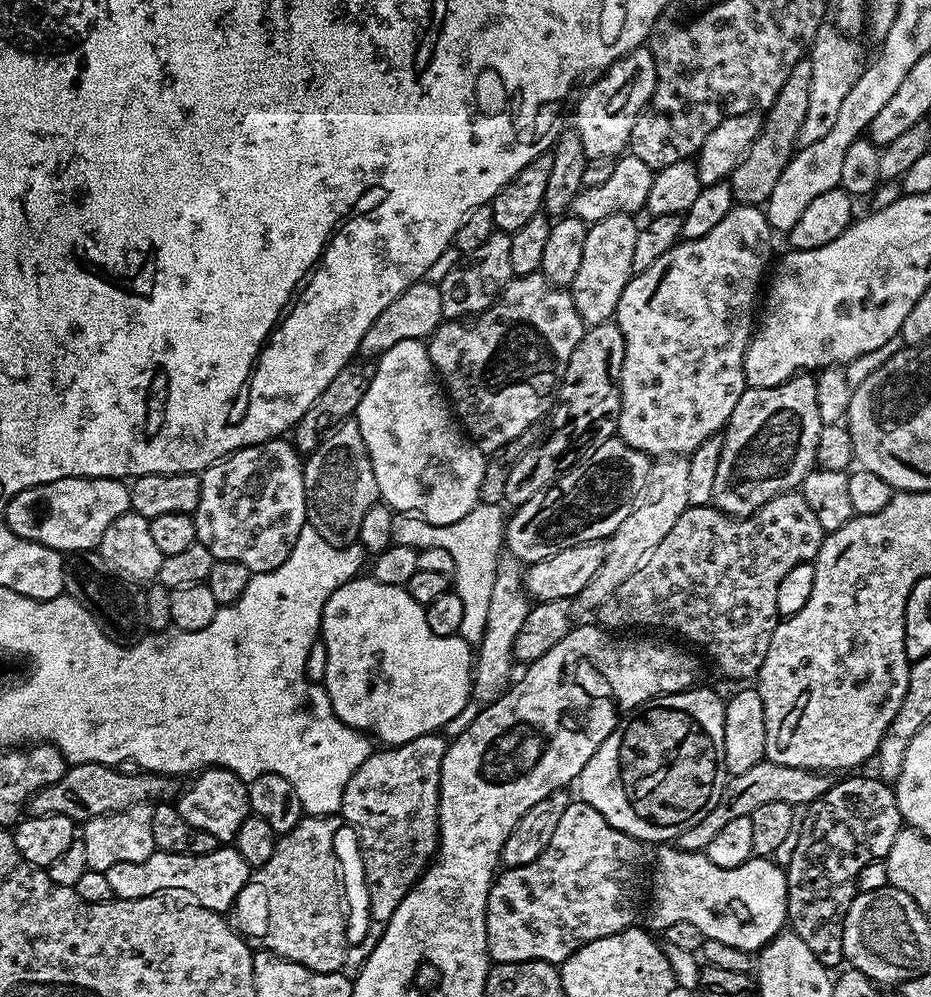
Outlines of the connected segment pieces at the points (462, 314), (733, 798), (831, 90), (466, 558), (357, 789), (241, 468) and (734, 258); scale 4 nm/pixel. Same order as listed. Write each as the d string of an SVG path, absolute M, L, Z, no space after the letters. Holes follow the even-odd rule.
M499 230L492 232L478 250L467 253L459 264L442 278L439 284L442 294L442 314L444 320L462 320L480 315L500 296L500 291L512 281L513 271L510 266L511 235Z
M765 758L758 766L750 766L750 770L725 779L722 798L718 798L718 806L714 806L714 810L710 810L710 814L706 814L706 818L702 818L698 826L682 833L678 838L678 846L687 852L704 852L708 843L713 840L714 834L718 834L718 830L722 830L726 822L731 822L734 818L751 816L754 810L758 810L758 806L766 802L786 802L793 806L813 804L822 794L826 794L826 790L831 788L833 783L833 777L823 772L782 766Z
M825 20L820 23L815 36L812 39L808 51L808 59L811 62L811 86L809 105L806 108L805 121L799 130L797 145L804 147L816 142L819 138L824 138L834 126L835 119L838 118L839 107L846 98L846 94L852 89L852 81L856 70L852 64L863 65L865 63L865 46L856 41L855 37L842 34L839 27L833 21ZM838 38L838 42L836 42ZM834 64L834 66L832 66Z
M477 504L466 518L458 518L458 522L450 522L450 526L434 526L421 516L410 512L398 512L392 517L392 543L410 546L417 550L422 548L437 548L447 550L450 558L454 558L454 591L462 598L462 626L459 635L470 646L478 646L482 642L482 634L486 634L486 618L490 614L490 597L494 590L494 578L500 565L502 549L505 547L504 530L506 527L505 509L498 504Z
M440 732L422 734L422 738L414 738L405 744L384 746L373 751L372 755L354 770L354 778L346 782L346 790L342 794L342 806L339 815L343 823L356 831L356 840L360 843L360 864L364 867L364 888L368 891L368 929L360 941L353 943L346 954L346 962L342 969L347 980L353 981L362 970L366 958L378 946L390 918L394 918L394 910L398 910L398 902L406 898L406 894L415 886L425 868L432 863L436 849L440 843L440 775L442 774L442 758L446 758L449 746Z
M284 438L251 444L249 448L240 448L217 464L211 464L199 473L199 478L200 497L194 513L196 538L210 550L214 559L242 562L242 566L255 574L274 570L290 558L290 550L294 550L294 542L298 542L298 534L308 522L304 465L295 444Z
M733 206L730 214L710 230L710 234L702 234L697 240L681 239L654 266L635 273L628 281L626 290L622 290L622 298L618 298L618 306L614 317L615 324L622 330L624 339L624 357L622 358L622 370L620 371L620 413L616 430L618 439L634 446L634 450L644 452L650 458L667 458L670 456L684 456L691 454L695 448L702 446L706 438L723 433L728 419L734 411L734 406L742 397L746 385L744 382L744 355L748 349L748 343L752 341L754 331L754 313L758 308L760 292L760 279L769 271L768 255L772 252L772 235L774 229L768 223L767 215L756 206Z

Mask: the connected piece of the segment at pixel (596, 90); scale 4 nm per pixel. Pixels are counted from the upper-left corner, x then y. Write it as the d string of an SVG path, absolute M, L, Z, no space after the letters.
M648 46L633 48L615 60L608 71L583 89L576 108L575 135L582 142L582 150L589 160L619 157L628 148L628 139L634 130L634 122L648 106L656 85L656 67L652 49Z

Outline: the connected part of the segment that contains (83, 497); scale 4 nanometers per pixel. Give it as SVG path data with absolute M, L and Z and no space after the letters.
M71 476L58 482L39 484L22 490L3 509L2 520L30 542L50 546L65 554L75 554L95 549L106 526L130 509L129 485L124 480Z

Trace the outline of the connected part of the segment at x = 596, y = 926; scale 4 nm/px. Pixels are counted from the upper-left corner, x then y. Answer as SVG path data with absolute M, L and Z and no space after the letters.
M573 799L550 838L550 846L534 862L517 868L505 867L493 879L486 906L489 957L498 964L541 960L559 966L582 946L633 927L636 915L642 912L640 891L646 888L644 848L641 841L610 826L594 806Z

